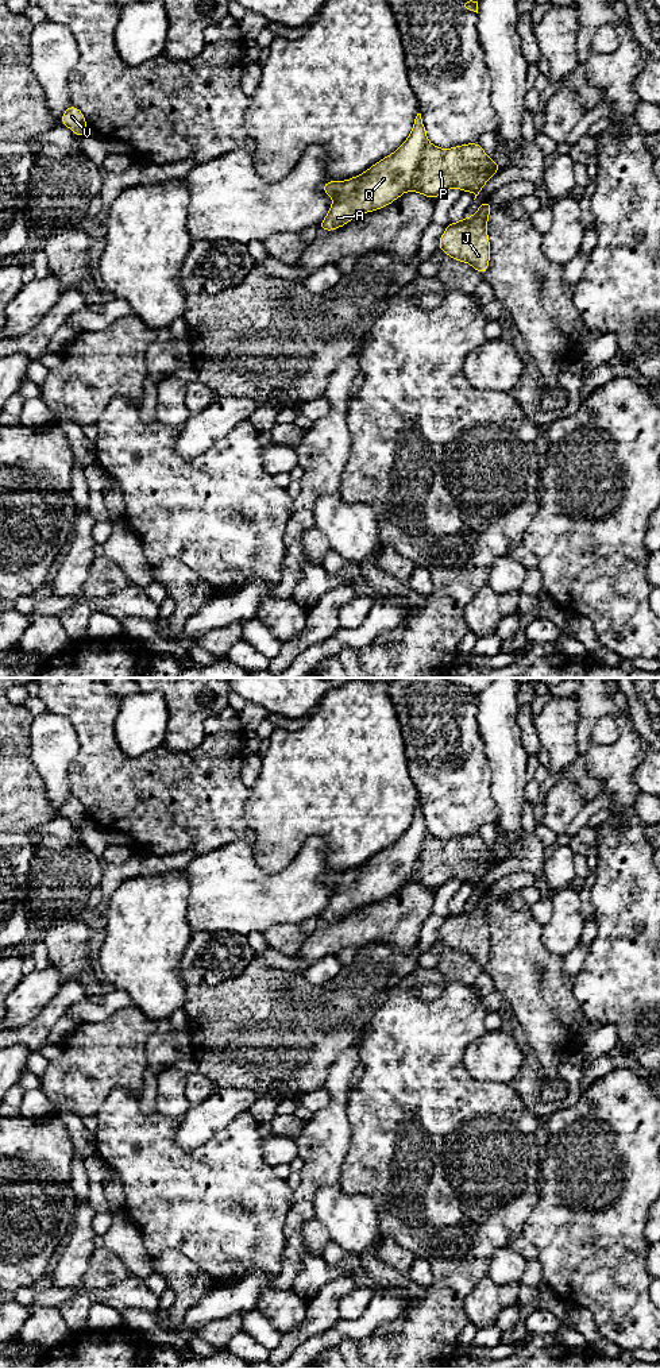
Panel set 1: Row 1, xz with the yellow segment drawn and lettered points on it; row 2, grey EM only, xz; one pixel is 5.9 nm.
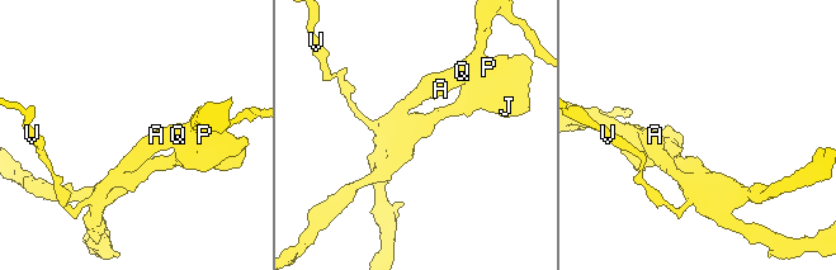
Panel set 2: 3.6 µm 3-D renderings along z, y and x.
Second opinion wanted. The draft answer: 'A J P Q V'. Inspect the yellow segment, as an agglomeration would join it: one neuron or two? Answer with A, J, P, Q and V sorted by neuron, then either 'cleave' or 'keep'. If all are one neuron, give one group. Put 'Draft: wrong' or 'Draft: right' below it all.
groups A Q V / J P; cleave
Draft: wrong

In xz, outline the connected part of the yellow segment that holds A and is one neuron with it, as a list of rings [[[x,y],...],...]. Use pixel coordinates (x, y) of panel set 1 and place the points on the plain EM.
[[[417,805],[410,826],[393,845],[364,864],[346,872],[327,872],[321,882],[333,888],[321,922],[333,922],[362,905],[378,902],[401,888],[413,871],[428,834],[427,822]]]

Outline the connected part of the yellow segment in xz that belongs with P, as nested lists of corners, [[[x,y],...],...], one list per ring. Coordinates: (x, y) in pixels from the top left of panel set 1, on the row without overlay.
[[[478,833],[439,840],[427,834],[421,855],[408,882],[428,890],[437,890],[451,879],[476,887],[485,875],[501,860],[501,855],[490,851]]]

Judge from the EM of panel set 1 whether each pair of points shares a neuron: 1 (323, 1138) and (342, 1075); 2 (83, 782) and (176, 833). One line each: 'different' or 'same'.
1: same
2: same

